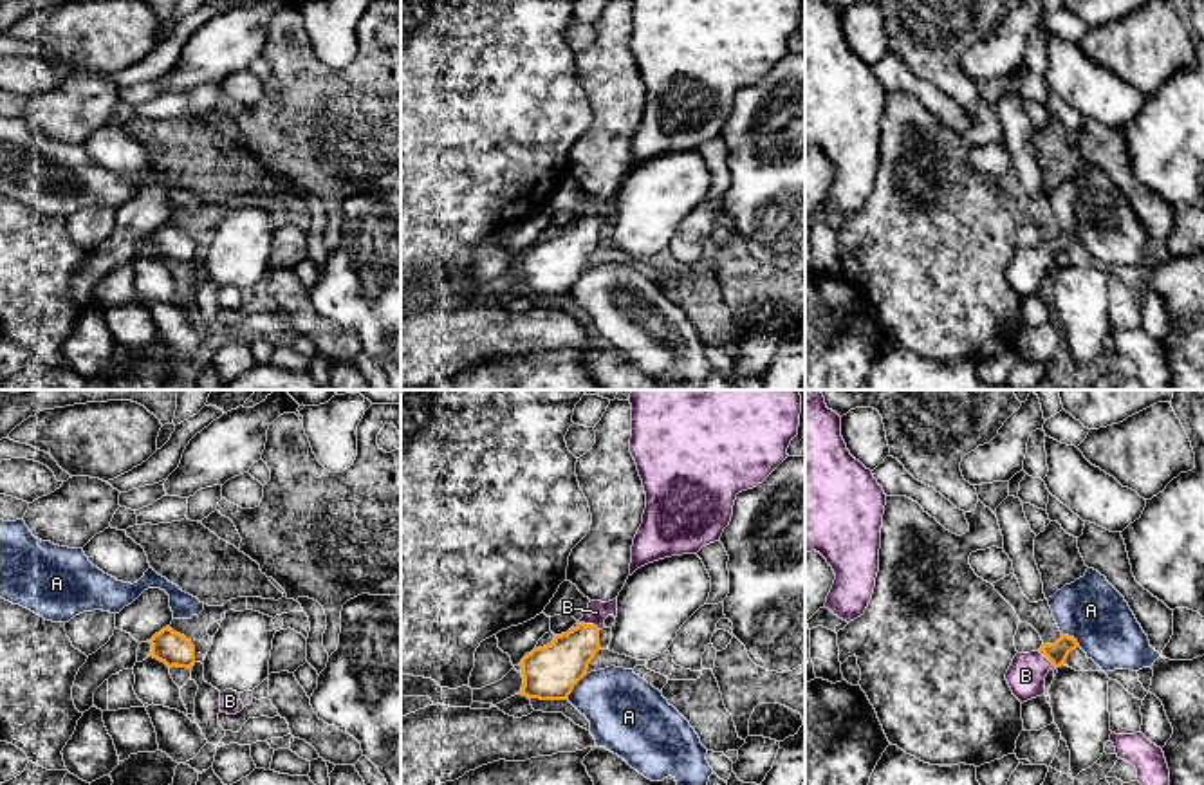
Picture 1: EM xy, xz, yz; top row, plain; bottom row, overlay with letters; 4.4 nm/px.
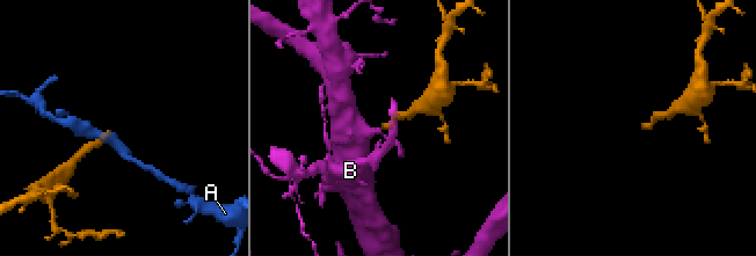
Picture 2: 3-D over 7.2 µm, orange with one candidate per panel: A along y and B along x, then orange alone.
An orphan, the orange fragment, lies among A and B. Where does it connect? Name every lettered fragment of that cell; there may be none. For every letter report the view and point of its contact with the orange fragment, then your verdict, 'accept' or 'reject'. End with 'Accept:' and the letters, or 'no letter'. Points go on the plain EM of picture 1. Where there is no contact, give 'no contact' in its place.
A: xz (573, 284) | reject
B: xz (589, 221) | accept
Accept: B

